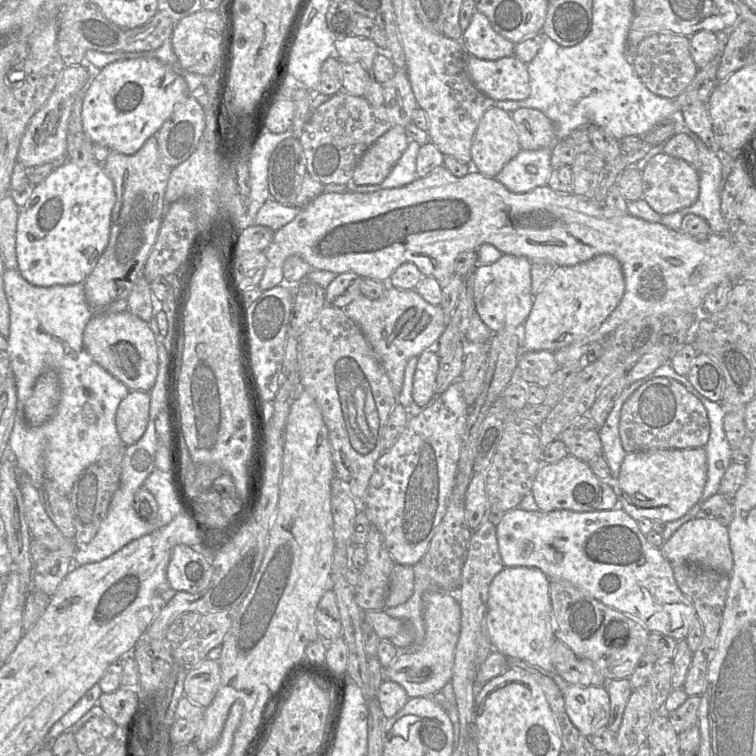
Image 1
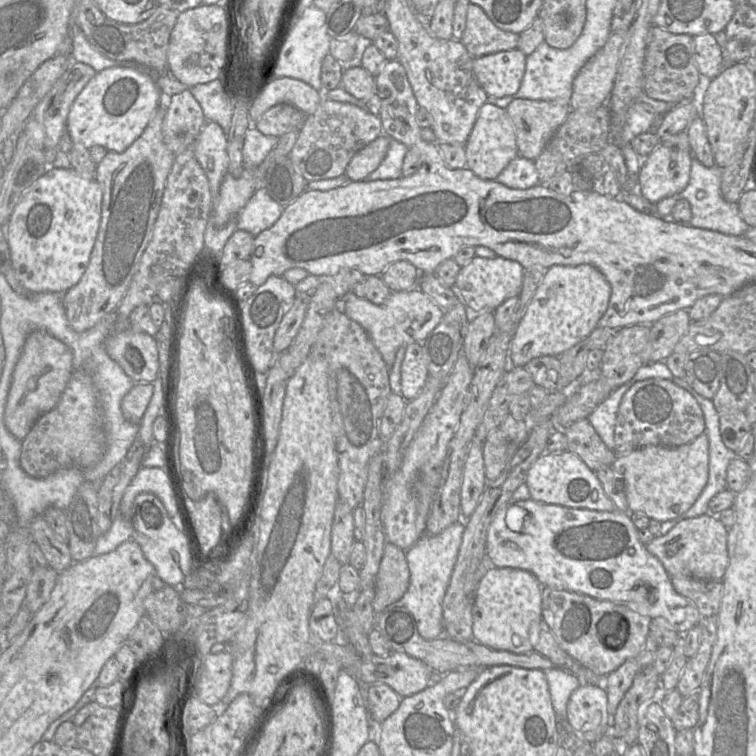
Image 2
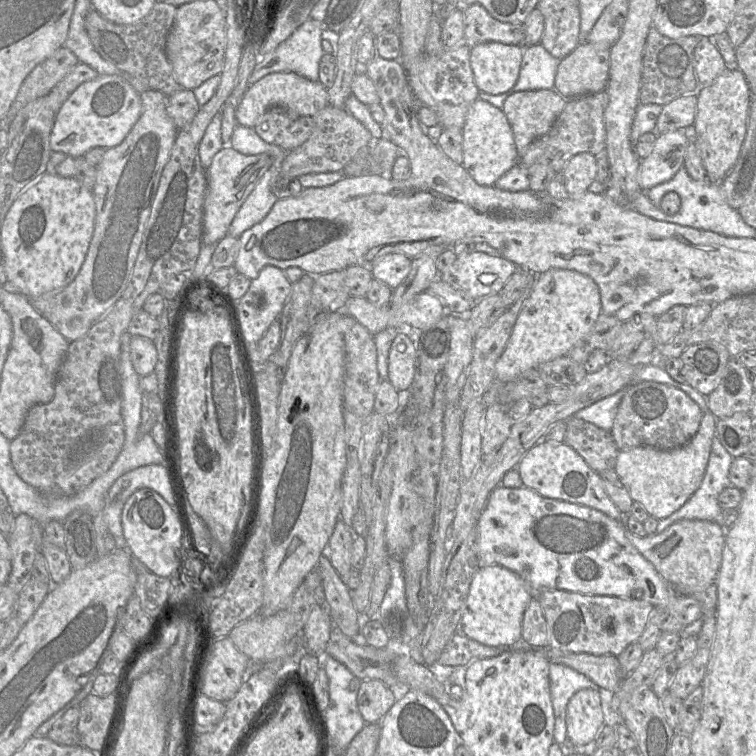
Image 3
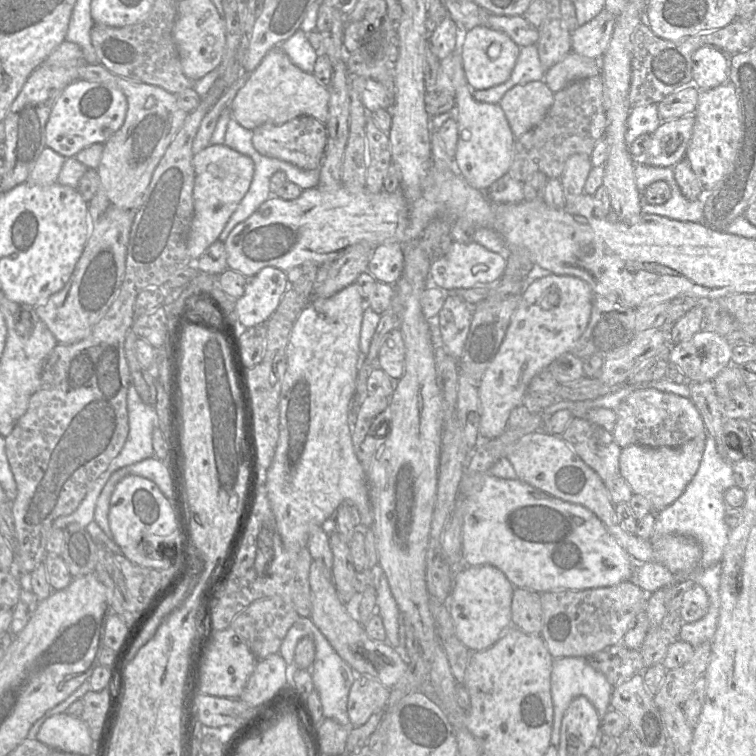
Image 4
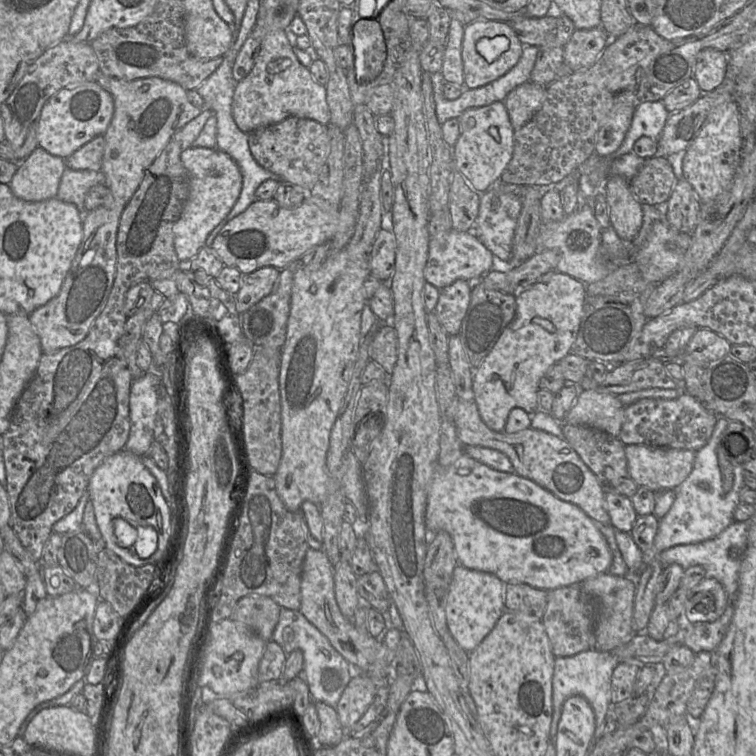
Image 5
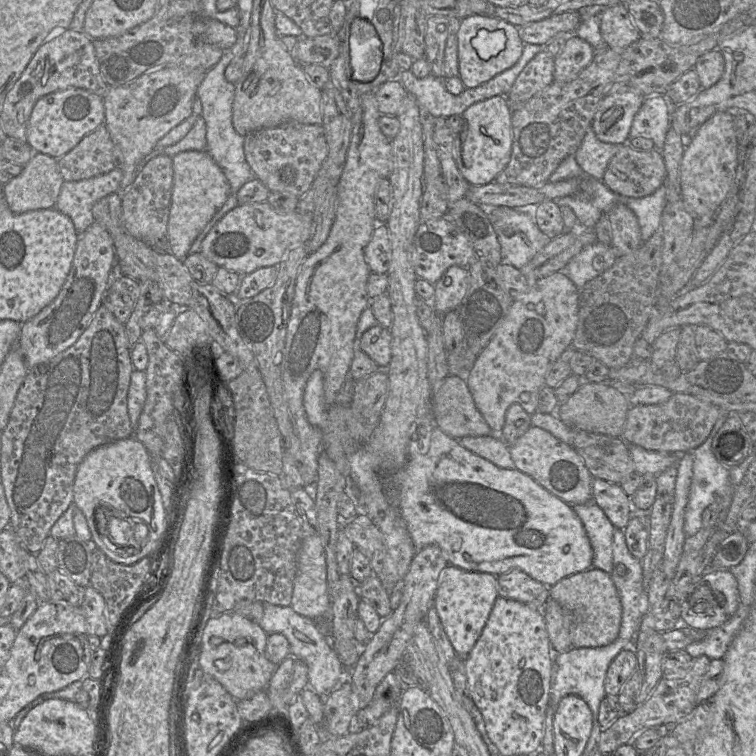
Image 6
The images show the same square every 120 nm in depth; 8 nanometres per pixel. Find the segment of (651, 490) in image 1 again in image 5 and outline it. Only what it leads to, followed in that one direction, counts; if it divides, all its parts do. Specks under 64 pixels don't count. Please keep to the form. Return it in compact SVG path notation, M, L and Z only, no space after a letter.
M640 444L625 445L628 476L654 492L675 490L690 474L696 451L660 448Z

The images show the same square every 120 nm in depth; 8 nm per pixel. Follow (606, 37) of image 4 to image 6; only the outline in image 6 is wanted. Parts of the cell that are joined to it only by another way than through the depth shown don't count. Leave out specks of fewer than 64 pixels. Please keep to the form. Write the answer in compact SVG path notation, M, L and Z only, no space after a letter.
M570 34L562 52L555 57L554 82L569 82L586 68L595 55L595 49L576 34Z

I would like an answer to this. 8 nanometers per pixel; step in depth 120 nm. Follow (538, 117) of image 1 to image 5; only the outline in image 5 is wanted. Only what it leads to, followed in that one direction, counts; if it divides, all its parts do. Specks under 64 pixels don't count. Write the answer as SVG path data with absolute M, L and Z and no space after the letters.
M528 81L514 88L504 104L514 130L520 129L541 108L547 86Z

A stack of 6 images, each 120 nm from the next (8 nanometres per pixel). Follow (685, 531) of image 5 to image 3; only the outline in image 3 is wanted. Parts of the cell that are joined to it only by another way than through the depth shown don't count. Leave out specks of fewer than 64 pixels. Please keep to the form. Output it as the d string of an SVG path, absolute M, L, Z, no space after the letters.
M715 434L699 488L680 509L658 521L656 533L663 532L679 520L713 521L723 526L722 509L718 504L718 498L724 489L731 486L730 466L733 459Z

